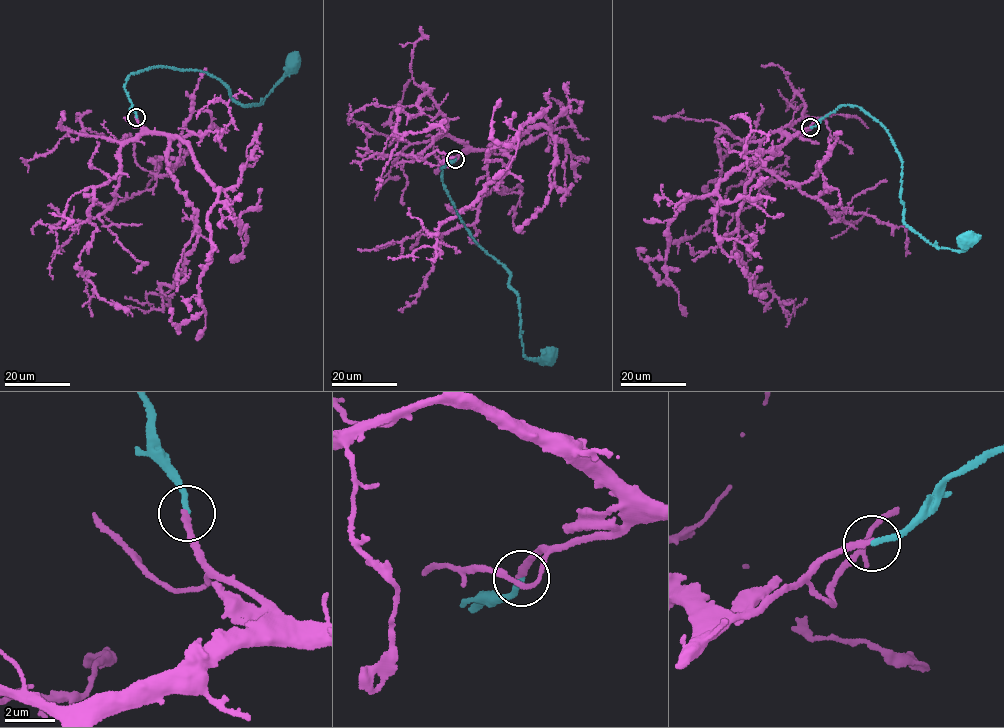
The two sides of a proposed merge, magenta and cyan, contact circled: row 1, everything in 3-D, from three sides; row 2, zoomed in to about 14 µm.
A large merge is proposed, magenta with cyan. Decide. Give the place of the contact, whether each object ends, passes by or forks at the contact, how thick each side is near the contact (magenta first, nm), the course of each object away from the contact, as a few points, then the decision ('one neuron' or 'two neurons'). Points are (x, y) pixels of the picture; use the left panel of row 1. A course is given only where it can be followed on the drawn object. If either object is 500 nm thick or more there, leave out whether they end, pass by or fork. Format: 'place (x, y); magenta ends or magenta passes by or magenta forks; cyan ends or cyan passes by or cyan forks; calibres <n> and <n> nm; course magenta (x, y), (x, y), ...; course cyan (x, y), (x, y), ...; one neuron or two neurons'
place (136, 117); magenta ends; cyan ends; calibres 200 and 240 nm; course magenta (136, 117), (188, 146), (218, 193), (208, 217), (212, 245), (199, 285), (203, 309), (179, 329), (170, 309); course cyan (136, 117), (124, 86), (132, 72), (156, 66), (199, 70), (215, 77), (241, 104), (258, 104), (291, 65); one neuron

